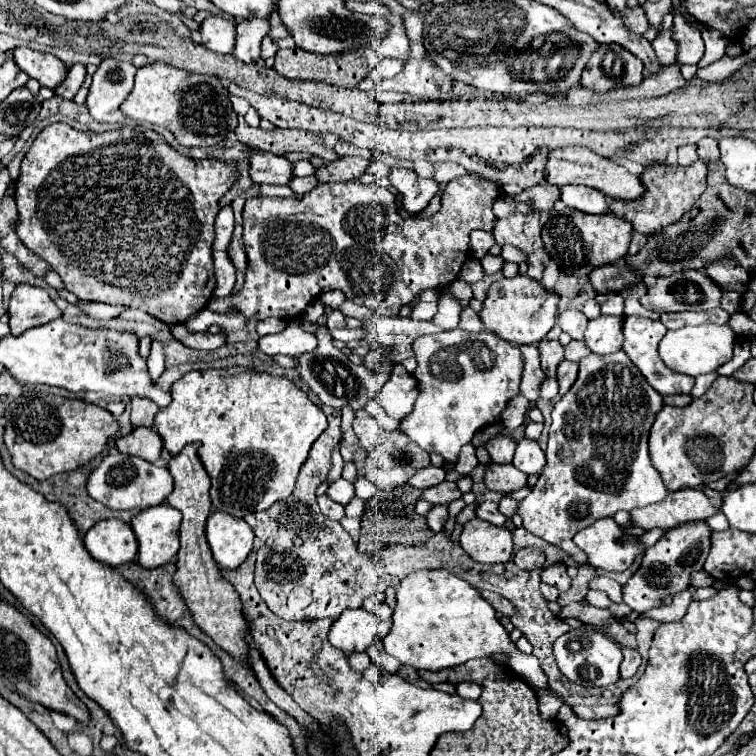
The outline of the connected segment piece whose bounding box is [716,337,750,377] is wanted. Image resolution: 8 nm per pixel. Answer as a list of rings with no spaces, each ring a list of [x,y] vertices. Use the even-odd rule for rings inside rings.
[[[738,337],[738,339],[736,339],[734,357],[732,357],[728,363],[724,363],[720,369],[716,369],[716,373],[730,377],[730,375],[732,375],[734,371],[738,371],[748,359],[750,359],[750,341],[744,339],[744,337]]]

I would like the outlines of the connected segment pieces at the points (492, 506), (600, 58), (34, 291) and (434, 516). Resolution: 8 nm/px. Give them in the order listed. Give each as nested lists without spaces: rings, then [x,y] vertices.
[[[482,501],[476,505],[476,517],[478,519],[484,519],[492,525],[504,525],[506,523],[506,517],[498,511],[498,503],[492,503],[492,501]]]
[[[620,45],[602,47],[592,55],[586,69],[582,71],[580,85],[594,91],[606,93],[618,87],[640,85],[644,79],[644,65],[632,53],[628,53]]]
[[[18,285],[14,289],[8,307],[12,335],[18,335],[30,327],[38,327],[60,317],[60,309],[44,289],[32,285]]]
[[[436,505],[434,511],[430,511],[428,515],[428,523],[430,523],[430,529],[434,533],[440,533],[442,527],[444,527],[446,521],[448,521],[448,505]]]

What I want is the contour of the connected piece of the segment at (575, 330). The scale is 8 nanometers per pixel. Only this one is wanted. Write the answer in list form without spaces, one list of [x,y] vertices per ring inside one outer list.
[[[568,309],[558,315],[558,325],[564,333],[568,333],[572,339],[584,339],[584,331],[588,325],[588,319],[578,309]]]

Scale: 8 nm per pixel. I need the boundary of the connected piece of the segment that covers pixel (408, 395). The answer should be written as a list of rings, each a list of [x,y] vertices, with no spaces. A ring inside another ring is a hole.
[[[396,363],[390,379],[384,383],[380,391],[380,401],[386,409],[386,413],[398,421],[402,421],[410,411],[418,397],[418,385],[414,375],[410,375],[404,365]]]

